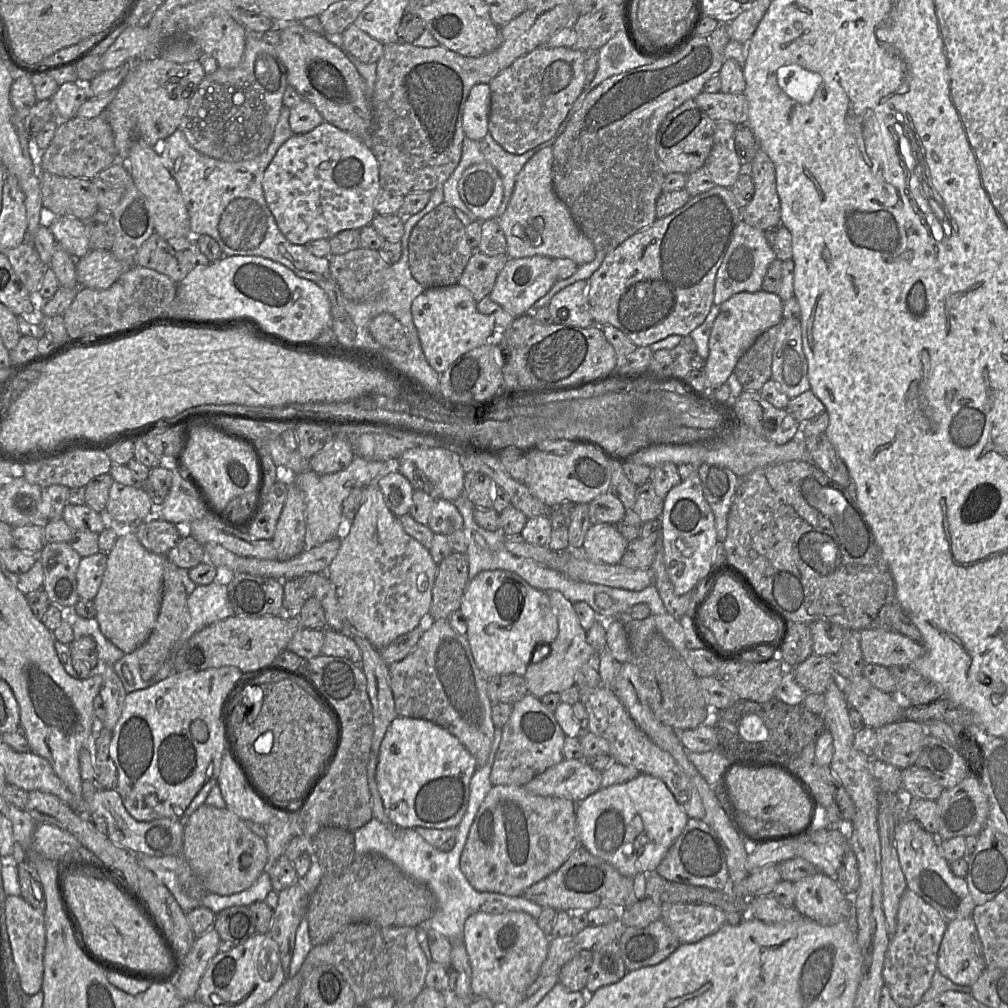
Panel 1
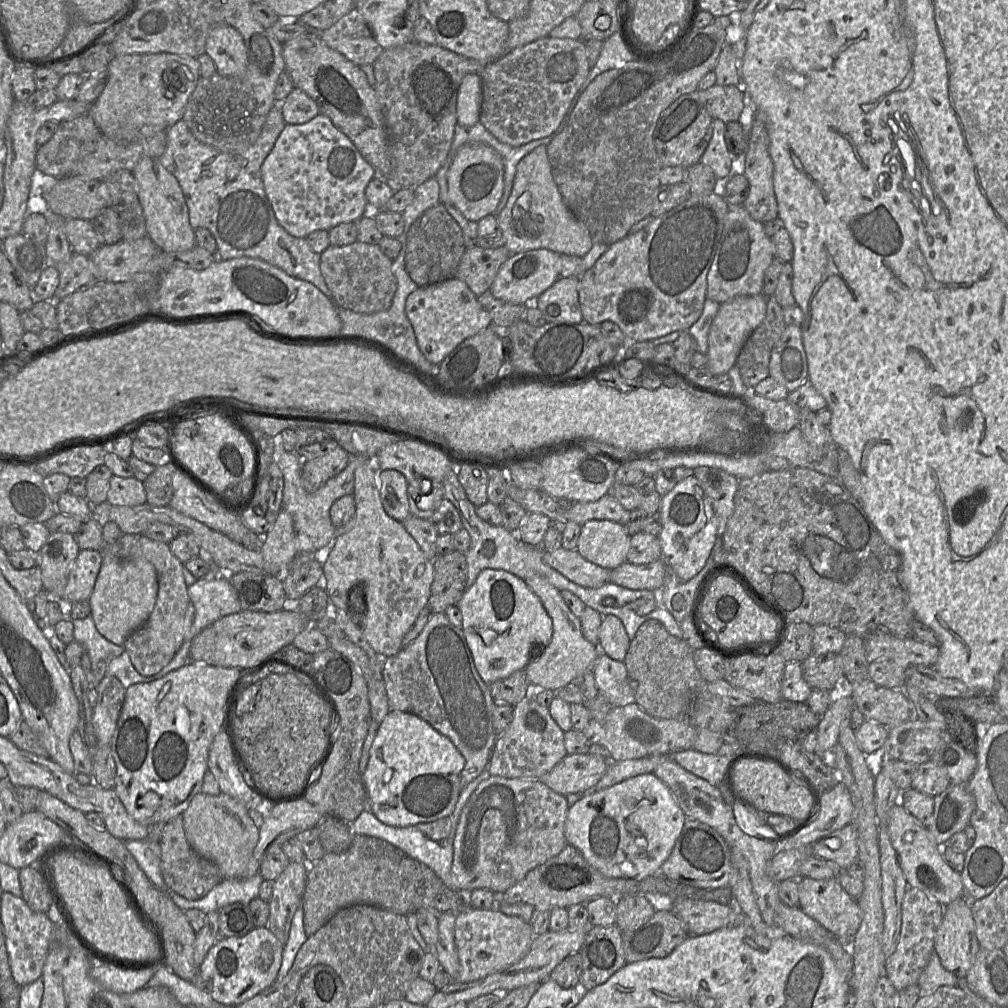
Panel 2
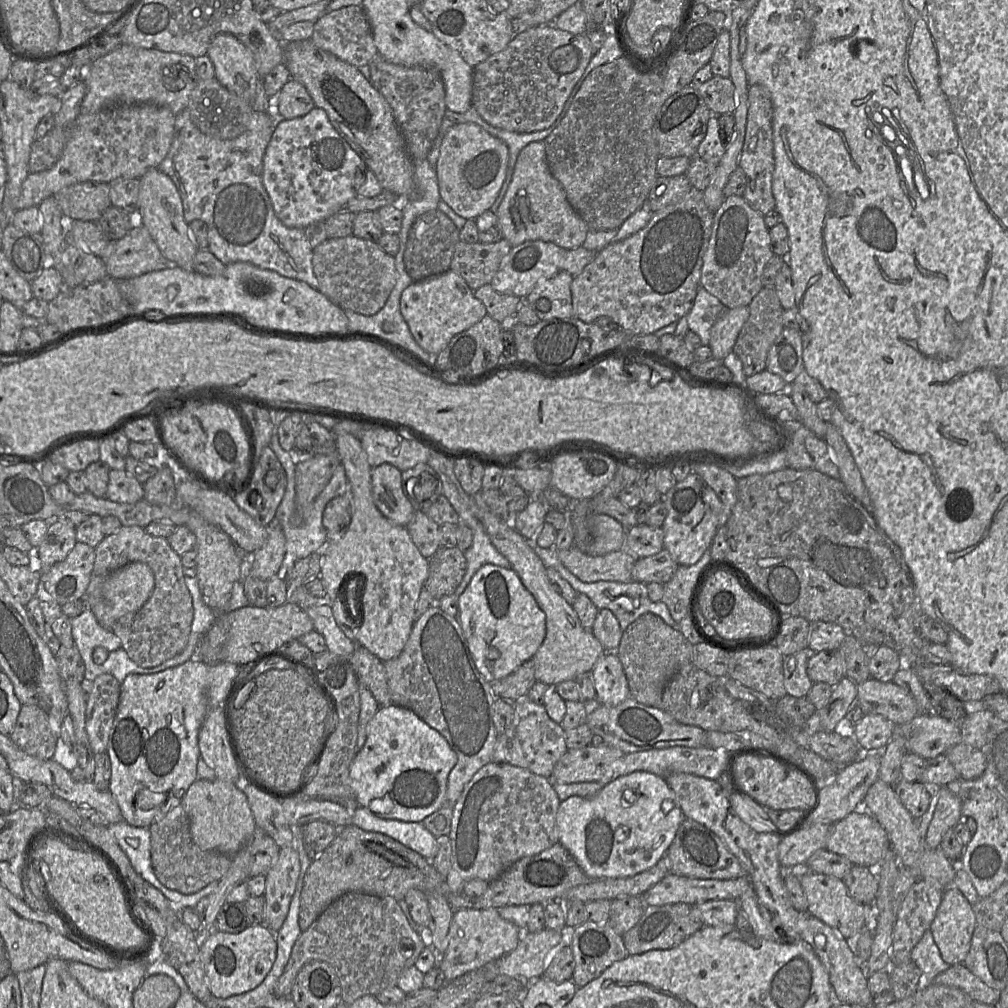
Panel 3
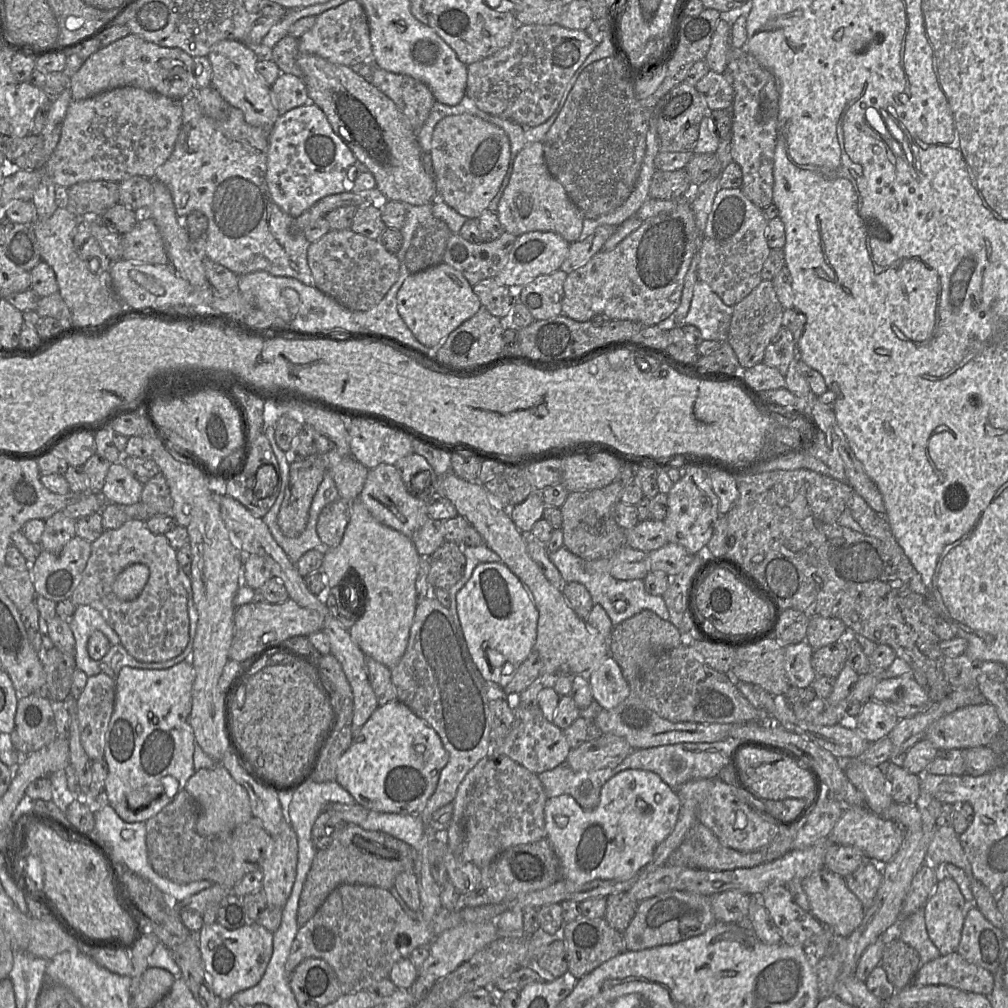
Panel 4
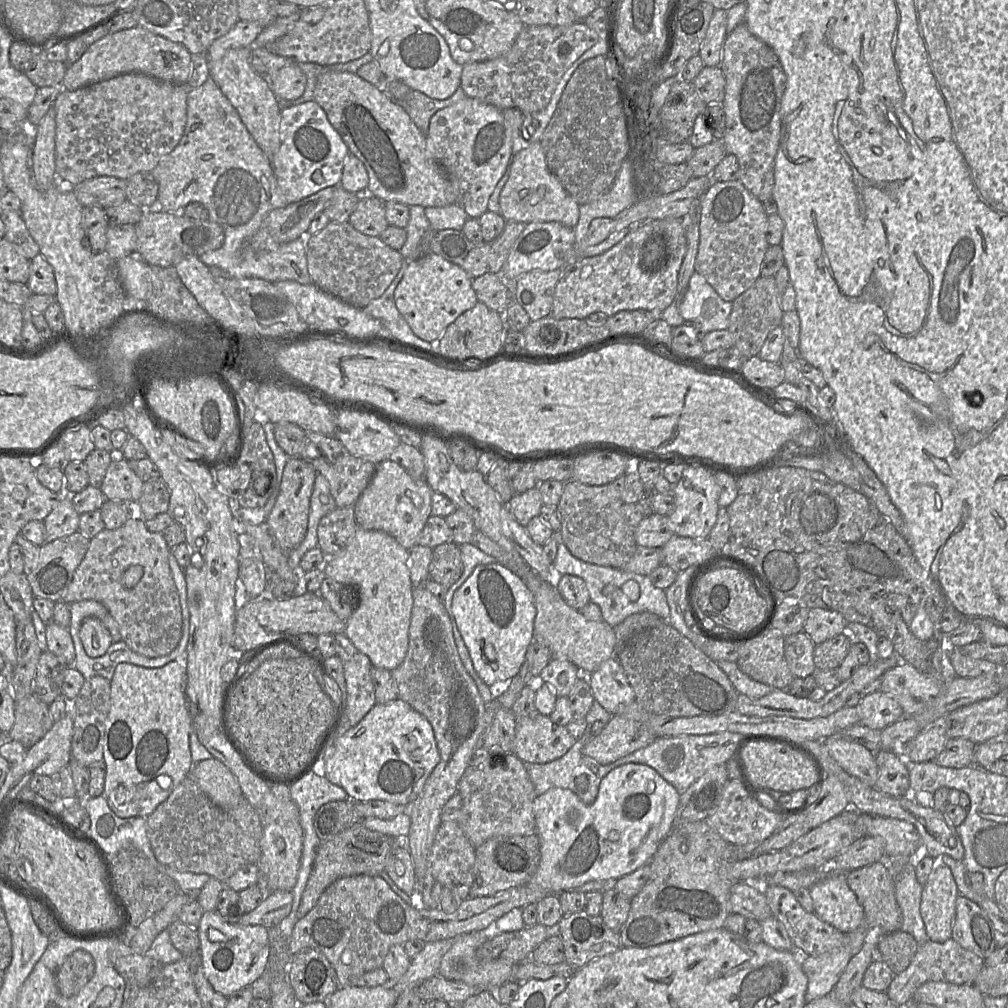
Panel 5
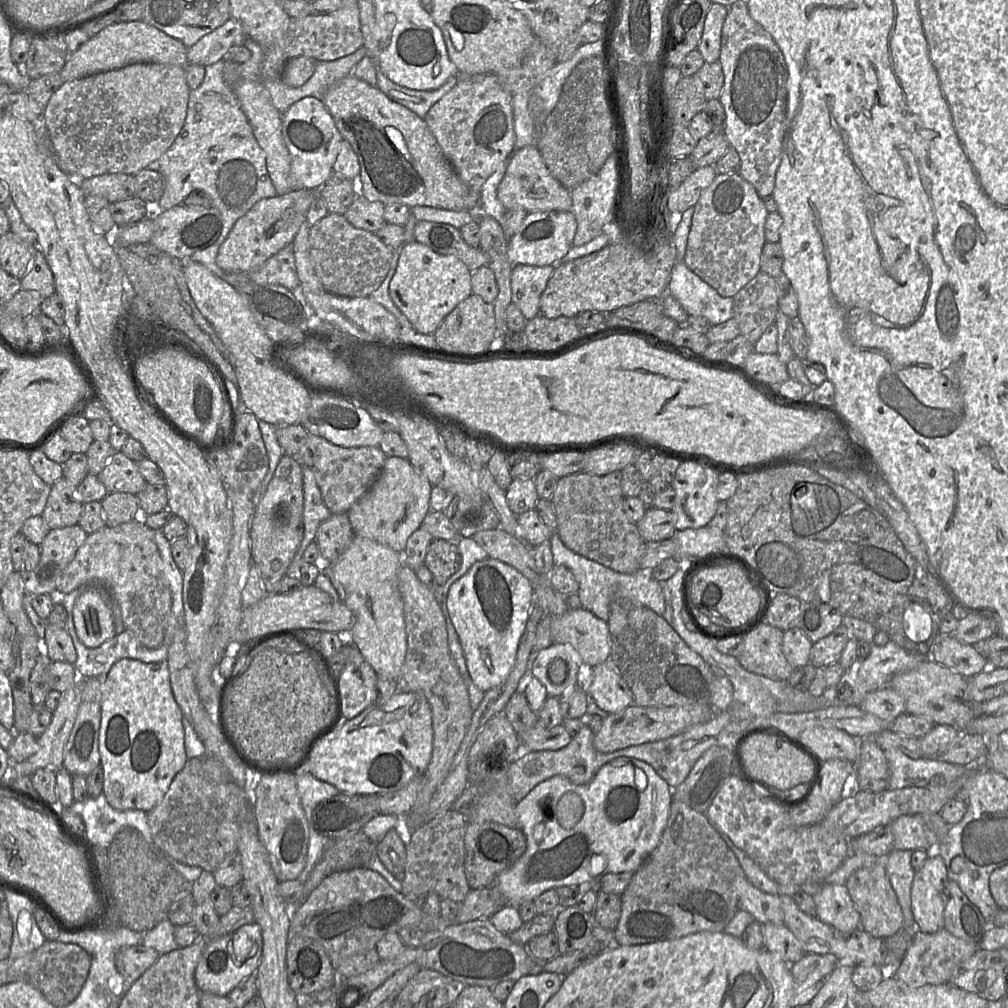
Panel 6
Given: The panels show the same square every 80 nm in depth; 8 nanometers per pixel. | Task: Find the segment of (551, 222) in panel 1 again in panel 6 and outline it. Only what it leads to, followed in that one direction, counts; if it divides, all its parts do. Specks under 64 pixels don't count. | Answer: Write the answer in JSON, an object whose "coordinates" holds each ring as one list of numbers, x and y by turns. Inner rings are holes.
{"coordinates":[[535,144,523,147,511,158,505,175,498,186,497,197,506,210,525,209,528,213,571,211,572,207,570,190,551,175]]}

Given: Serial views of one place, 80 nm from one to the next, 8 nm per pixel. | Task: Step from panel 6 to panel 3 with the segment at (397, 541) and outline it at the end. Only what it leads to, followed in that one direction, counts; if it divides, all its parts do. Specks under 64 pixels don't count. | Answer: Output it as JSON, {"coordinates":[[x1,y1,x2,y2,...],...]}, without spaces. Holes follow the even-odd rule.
{"coordinates":[[389,463,372,468,373,501,379,511,391,522,406,527,415,509,406,496,401,471]]}

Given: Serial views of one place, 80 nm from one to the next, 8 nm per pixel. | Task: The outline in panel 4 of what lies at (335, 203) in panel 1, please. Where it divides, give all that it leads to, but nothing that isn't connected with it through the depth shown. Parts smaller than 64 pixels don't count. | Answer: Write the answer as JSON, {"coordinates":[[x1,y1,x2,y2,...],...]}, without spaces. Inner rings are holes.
{"coordinates":[[315,104,293,108,280,115,269,135,266,182,274,202,293,218,300,216,317,201,331,194,346,191,344,184,348,170,357,159,352,151,333,131,324,112]]}

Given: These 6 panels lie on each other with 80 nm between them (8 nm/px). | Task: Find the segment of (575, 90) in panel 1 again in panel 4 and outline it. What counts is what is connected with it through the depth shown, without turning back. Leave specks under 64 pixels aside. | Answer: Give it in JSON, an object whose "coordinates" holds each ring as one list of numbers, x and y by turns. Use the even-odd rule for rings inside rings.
{"coordinates":[[559,24,518,25,511,43,505,49,467,66,466,96,490,115,522,127,541,125,556,111,568,83,596,46,585,30,572,30]]}

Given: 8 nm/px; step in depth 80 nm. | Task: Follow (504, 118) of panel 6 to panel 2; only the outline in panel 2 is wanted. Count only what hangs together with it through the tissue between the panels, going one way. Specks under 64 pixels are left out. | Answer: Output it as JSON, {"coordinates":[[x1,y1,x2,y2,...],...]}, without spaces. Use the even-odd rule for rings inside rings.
{"coordinates":[[468,142,450,160,447,172,448,196,451,204,469,221,478,222,493,214,504,191,504,164,501,156,490,146]]}

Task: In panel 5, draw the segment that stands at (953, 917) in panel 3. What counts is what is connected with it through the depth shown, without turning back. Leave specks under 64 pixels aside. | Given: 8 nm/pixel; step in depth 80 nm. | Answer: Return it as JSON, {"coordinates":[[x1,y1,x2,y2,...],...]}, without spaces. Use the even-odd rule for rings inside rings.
{"coordinates":[[937,862,921,894,920,913,929,940,942,943,952,938,959,895,950,869]]}

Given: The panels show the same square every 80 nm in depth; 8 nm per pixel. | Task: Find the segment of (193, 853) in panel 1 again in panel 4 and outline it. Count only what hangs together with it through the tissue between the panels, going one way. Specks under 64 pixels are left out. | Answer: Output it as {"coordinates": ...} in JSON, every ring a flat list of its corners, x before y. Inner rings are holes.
{"coordinates":[[221,764,212,769,195,771,188,779,185,790,199,806,196,831,201,836,228,833,239,824,247,822,253,817,246,790,231,777,230,773]]}

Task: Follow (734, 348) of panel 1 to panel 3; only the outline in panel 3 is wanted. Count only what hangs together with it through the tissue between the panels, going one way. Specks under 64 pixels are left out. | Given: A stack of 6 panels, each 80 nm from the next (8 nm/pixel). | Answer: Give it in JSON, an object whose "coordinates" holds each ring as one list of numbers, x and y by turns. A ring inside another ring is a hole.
{"coordinates":[[748,306,727,309,710,330,709,347,712,357,718,360,732,352,736,339,749,317]]}

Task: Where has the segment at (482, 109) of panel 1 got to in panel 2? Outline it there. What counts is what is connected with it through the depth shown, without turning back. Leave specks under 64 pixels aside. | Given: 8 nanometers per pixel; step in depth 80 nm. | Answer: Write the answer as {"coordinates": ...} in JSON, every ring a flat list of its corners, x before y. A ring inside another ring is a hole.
{"coordinates":[[467,74,458,89,456,106,458,124,470,128,480,122,482,100,482,81,479,74]]}

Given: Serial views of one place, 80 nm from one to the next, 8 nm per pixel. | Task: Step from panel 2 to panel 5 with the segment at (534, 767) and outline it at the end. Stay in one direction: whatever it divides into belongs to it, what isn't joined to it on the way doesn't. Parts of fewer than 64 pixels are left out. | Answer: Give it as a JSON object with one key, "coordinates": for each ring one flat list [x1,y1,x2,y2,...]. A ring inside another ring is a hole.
{"coordinates":[[540,714,516,717,512,753,525,764,545,764,562,757,574,744,566,726,554,724,548,716]]}

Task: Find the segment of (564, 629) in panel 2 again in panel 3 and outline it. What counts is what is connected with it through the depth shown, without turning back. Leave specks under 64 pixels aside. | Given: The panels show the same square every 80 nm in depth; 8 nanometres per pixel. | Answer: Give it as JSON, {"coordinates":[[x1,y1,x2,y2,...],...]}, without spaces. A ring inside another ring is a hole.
{"coordinates":[[481,492,472,498,475,503,475,516,482,523,491,543,509,561,511,569,545,613,545,639,533,657,536,681,554,687,563,681,590,674,598,658,605,653,603,646,591,631,581,625,572,605,553,588,546,575,546,567,533,550,532,541,520,535,512,527,511,520,503,520,493,514,485,504]]}

